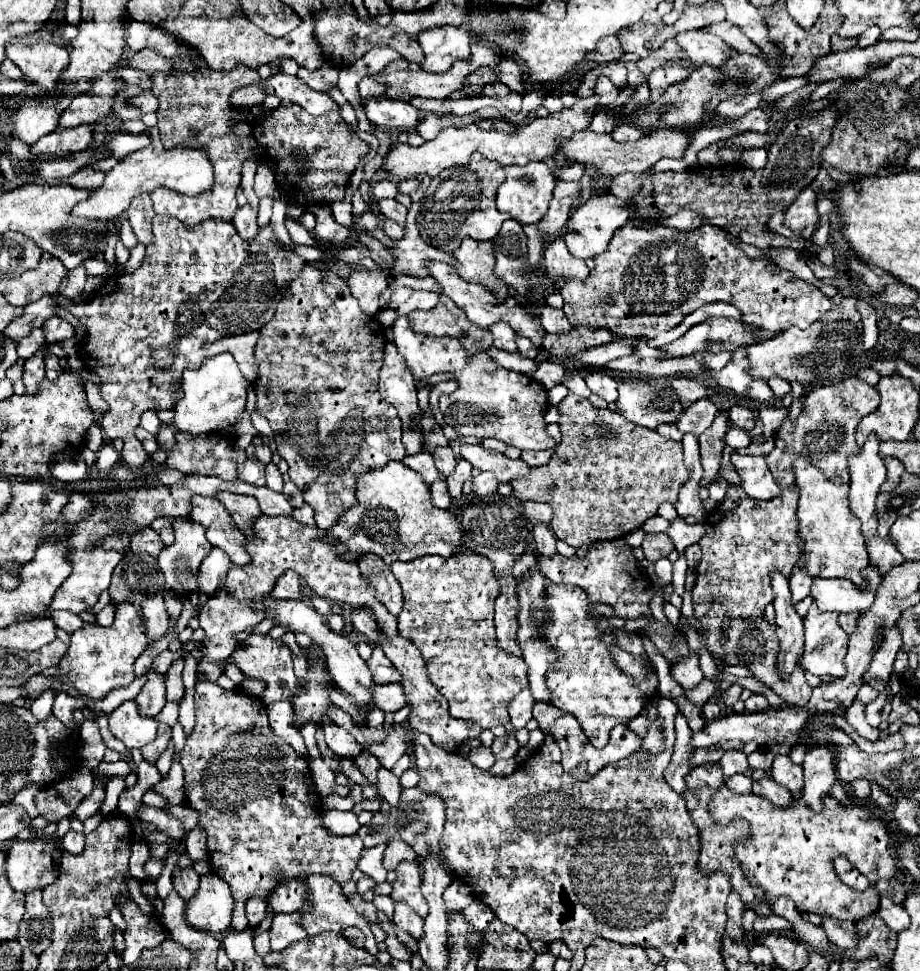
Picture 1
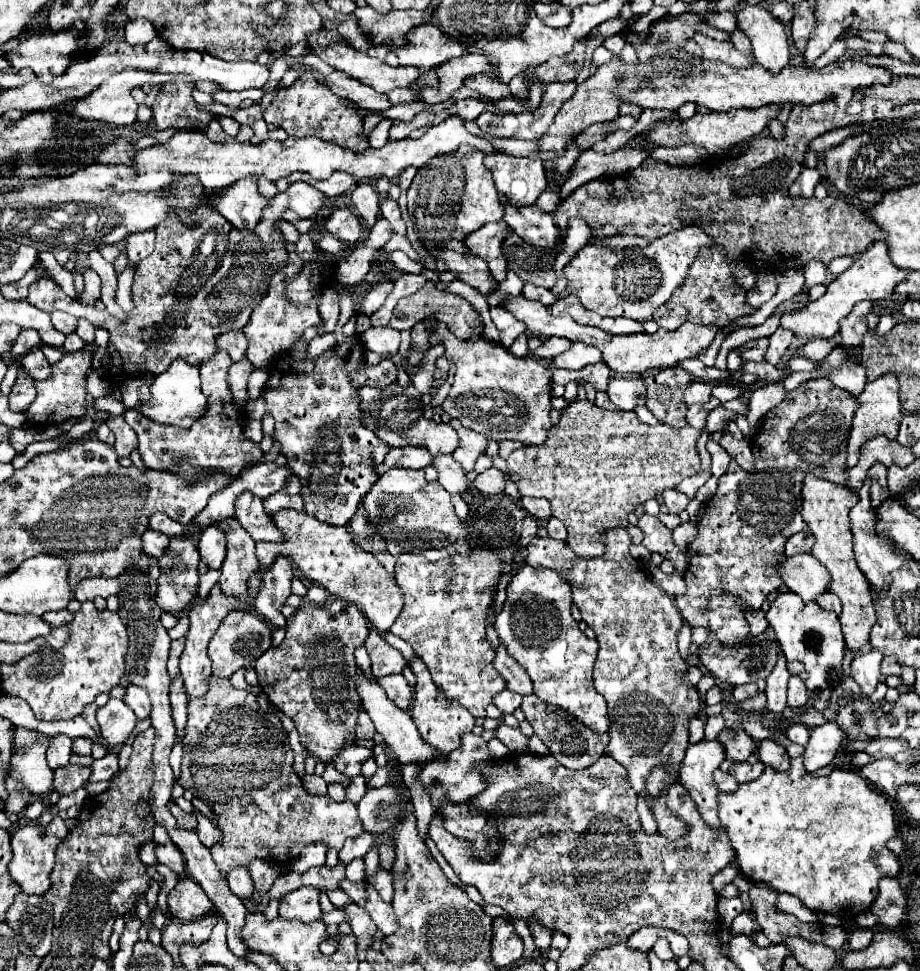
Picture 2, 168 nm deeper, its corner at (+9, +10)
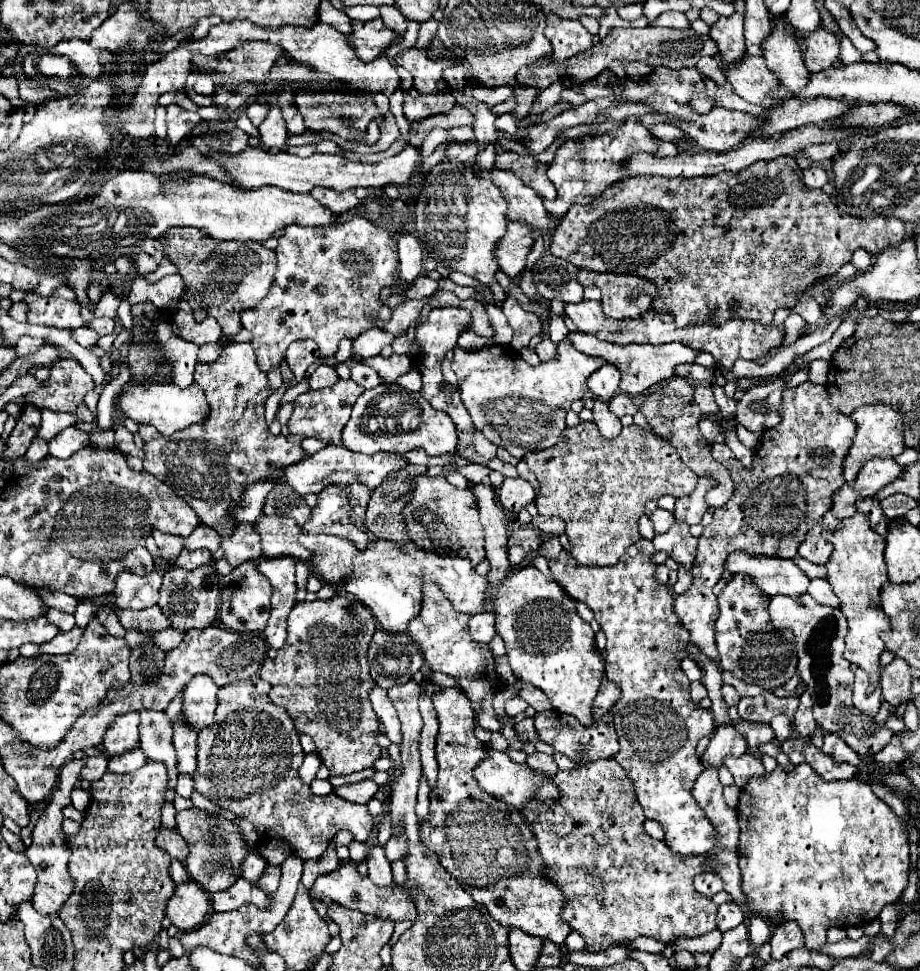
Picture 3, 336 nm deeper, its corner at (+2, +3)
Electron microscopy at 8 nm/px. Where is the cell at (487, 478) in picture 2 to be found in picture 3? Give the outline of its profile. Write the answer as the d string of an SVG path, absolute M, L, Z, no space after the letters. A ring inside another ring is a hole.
M506 478L504 484L498 488L498 498L500 498L500 504L504 506L504 510L520 512L536 498L536 490L532 488L532 484L528 480Z

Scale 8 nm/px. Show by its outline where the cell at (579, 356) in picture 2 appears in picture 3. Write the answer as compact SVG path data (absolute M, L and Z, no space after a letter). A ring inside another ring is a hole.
M570 340L560 342L558 354L538 366L530 366L510 346L486 346L476 352L454 348L452 370L458 376L460 398L472 416L474 426L496 446L506 448L514 458L554 446L566 428L566 412L574 400L584 398L588 376L602 366L596 356L586 356Z

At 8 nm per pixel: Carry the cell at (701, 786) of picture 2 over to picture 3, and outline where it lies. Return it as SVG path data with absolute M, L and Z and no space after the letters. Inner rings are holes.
M726 724L714 732L714 736L708 744L708 750L702 756L702 762L706 766L720 768L726 754L740 756L744 752L746 752L746 738L734 728L734 724Z

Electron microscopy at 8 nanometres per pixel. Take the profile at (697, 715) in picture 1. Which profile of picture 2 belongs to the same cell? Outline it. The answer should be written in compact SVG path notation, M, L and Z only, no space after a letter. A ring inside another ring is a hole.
M695 715L689 719L689 743L697 743L703 737L703 715Z

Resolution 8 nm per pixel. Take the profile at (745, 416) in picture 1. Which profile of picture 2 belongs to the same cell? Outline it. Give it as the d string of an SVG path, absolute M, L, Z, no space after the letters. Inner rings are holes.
M719 405L719 407L715 407L715 409L709 413L705 427L709 429L709 433L715 433L715 431L725 429L727 423L729 423L729 421L735 421L735 419L737 419L737 415L735 415L733 411L727 411L725 407Z

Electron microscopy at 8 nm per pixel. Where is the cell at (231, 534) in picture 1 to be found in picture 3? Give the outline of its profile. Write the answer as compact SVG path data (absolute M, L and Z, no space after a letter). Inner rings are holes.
M254 562L240 564L228 576L222 578L220 622L234 632L262 632L270 618L270 596L272 596L270 582L256 570L256 564Z

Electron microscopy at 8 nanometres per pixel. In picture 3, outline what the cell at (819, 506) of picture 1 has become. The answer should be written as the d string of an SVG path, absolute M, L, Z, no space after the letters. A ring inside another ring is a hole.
M830 510L824 514L824 532L822 534L834 546L832 558L826 564L826 568L828 568L828 582L832 586L832 592L840 600L840 608L842 608L844 616L848 618L848 636L846 636L844 656L846 656L846 660L850 660L852 664L856 664L858 668L862 668L868 674L868 678L870 678L868 692L874 692L878 688L878 684L880 684L880 656L886 650L886 644L884 644L880 634L890 630L890 620L888 620L888 616L884 614L882 606L880 606L880 592L882 592L884 584L888 584L886 564L884 564L884 538L880 538L870 528L868 520L862 514L854 514L852 518L846 518L846 520L836 520Z

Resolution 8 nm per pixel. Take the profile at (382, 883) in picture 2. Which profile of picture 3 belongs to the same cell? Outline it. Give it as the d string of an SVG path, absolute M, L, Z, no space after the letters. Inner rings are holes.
M374 846L366 852L366 864L368 864L368 876L374 880L374 884L388 886L392 882L392 870L390 862L384 856L382 846Z

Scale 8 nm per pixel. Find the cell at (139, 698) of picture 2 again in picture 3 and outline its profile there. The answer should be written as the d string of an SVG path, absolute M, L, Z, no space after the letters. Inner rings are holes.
M150 710L140 712L140 748L146 752L150 760L166 764L168 786L176 788L178 768L172 744L172 724L164 712L162 714Z

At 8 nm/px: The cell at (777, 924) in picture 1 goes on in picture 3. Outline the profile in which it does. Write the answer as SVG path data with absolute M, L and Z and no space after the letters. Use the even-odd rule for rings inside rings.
M726 902L722 906L718 906L718 912L716 912L716 926L726 932L730 928L736 928L738 924L744 922L744 914L742 914L742 908L736 904L736 902Z

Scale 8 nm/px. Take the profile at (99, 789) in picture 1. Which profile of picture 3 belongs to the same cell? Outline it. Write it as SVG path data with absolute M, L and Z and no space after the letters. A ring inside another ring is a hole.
M134 748L126 754L120 754L120 756L114 756L110 758L108 762L108 770L110 772L116 772L116 774L126 774L126 772L134 772L138 768L142 768L146 764L146 754L140 750L140 748Z

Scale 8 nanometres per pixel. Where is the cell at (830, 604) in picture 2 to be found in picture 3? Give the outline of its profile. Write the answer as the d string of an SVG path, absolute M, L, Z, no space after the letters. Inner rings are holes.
M814 578L814 580L810 582L808 594L810 594L812 598L816 598L818 602L822 602L822 604L830 604L830 606L836 606L836 608L838 608L838 598L834 596L834 592L832 592L828 580Z

